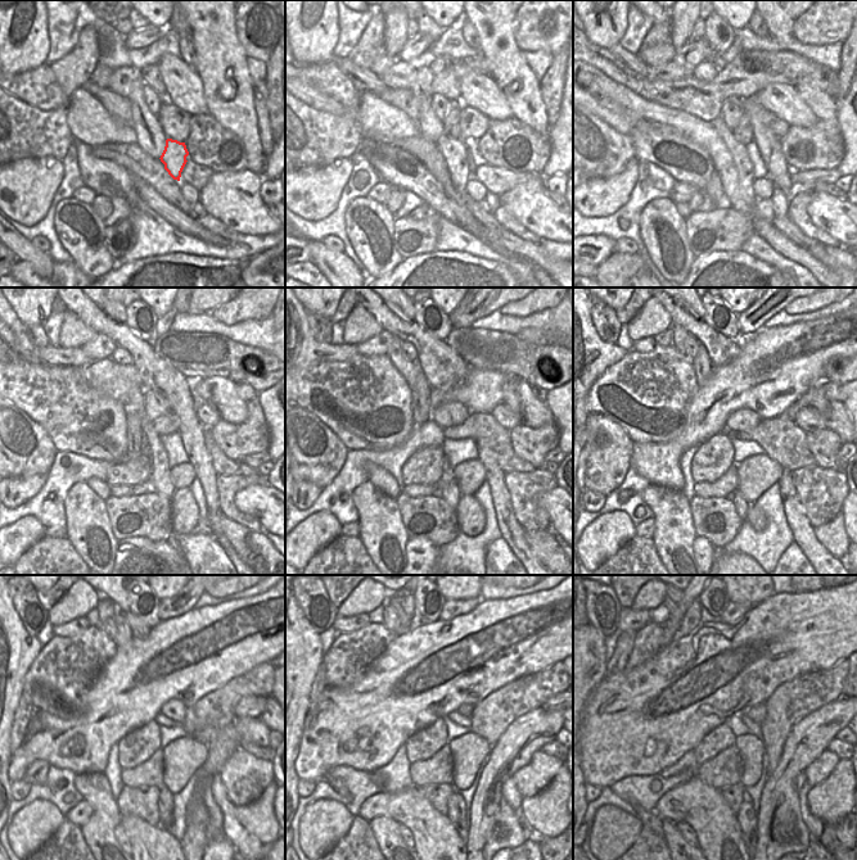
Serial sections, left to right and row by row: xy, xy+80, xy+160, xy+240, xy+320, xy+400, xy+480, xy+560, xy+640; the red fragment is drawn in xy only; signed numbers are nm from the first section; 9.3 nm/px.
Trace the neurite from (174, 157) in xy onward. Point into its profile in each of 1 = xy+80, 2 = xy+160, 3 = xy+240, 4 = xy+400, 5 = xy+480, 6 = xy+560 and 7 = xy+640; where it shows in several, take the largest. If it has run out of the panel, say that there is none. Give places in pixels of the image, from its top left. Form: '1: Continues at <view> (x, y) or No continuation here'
1: Continues at xy+80 (454, 150)
2: Continues at xy+160 (744, 167)
3: Continues at xy+240 (159, 479)
4: Continues at xy+400 (742, 506)
5: Continues at xy+480 (166, 799)
6: Continues at xy+560 (456, 810)
7: Continues at xy+640 (747, 818).

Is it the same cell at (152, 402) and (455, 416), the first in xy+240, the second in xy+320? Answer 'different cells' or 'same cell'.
same cell

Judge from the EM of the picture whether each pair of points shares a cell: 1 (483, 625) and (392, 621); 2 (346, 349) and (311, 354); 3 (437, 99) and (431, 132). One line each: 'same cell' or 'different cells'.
1: different cells
2: same cell
3: different cells

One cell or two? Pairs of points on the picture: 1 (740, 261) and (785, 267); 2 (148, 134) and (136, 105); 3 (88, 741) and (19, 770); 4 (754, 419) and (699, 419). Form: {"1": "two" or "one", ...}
{"1": "two", "2": "one", "3": "one", "4": "two"}

